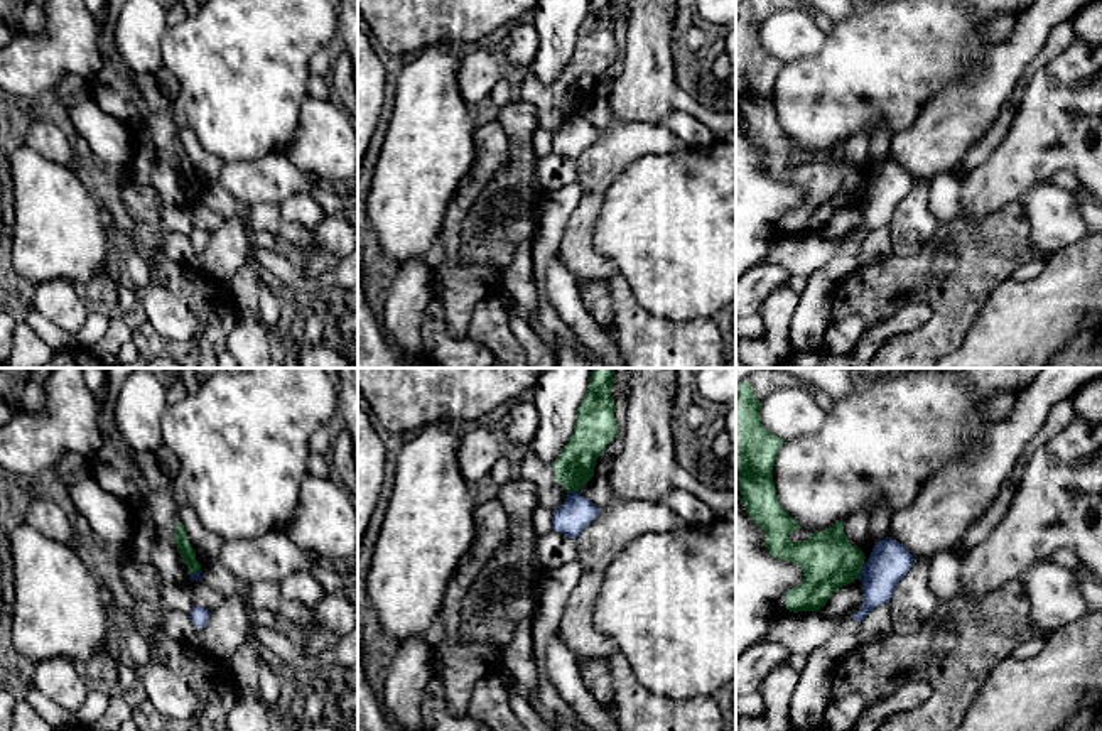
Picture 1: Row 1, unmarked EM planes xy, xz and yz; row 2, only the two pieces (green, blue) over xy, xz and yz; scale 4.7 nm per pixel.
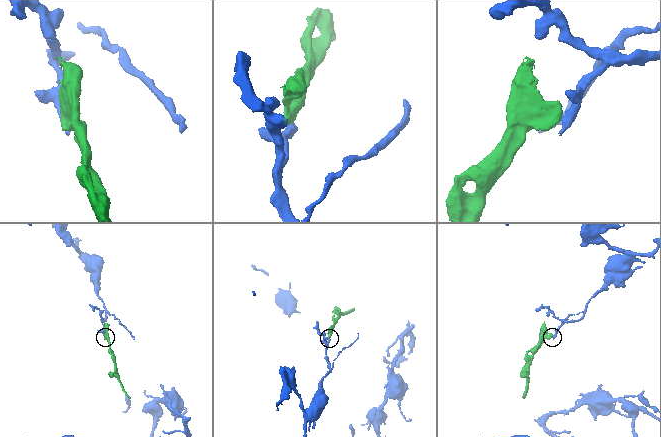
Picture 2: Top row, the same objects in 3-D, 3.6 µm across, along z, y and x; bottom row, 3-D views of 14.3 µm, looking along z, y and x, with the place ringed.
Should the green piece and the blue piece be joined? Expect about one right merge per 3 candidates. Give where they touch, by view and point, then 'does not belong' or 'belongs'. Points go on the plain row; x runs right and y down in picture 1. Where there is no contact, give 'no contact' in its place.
meets green in yz at (859, 194); does not belong

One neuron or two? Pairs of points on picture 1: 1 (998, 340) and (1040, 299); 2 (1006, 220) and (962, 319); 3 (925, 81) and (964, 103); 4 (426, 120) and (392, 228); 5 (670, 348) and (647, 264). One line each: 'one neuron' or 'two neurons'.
1: one neuron
2: one neuron
3: two neurons
4: one neuron
5: two neurons

